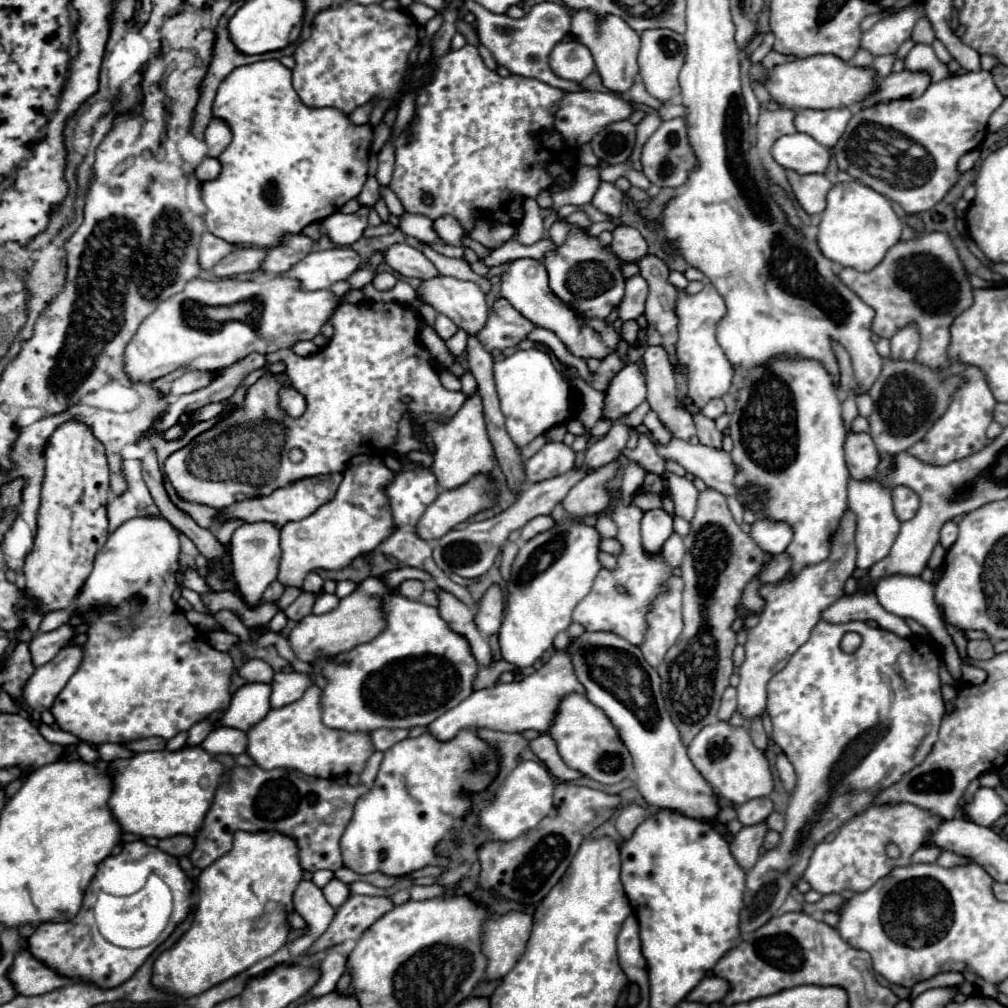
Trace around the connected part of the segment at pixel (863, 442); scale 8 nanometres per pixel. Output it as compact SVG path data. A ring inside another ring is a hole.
M847 430L845 460L847 460L847 468L853 478L869 480L875 476L875 468L877 468L881 456L869 434L865 434L865 432L857 434L857 432Z

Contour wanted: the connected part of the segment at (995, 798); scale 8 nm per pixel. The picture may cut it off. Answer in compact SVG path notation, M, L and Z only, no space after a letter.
M979 788L973 802L967 804L965 814L973 818L975 824L979 826L991 826L999 816L1003 816L1007 812L1007 804L1005 800L993 790L993 788Z

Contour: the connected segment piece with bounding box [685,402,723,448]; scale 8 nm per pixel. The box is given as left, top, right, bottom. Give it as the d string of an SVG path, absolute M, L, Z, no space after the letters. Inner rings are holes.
M691 402L691 404L685 404L685 410L693 416L695 420L695 428L697 428L697 436L701 440L701 444L705 446L713 446L713 448L721 448L721 432L715 428L715 422L705 418L701 414L701 410Z

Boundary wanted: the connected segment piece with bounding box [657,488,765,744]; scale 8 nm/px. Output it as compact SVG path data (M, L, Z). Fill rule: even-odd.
M711 488L699 492L697 512L689 524L691 532L683 540L687 552L681 564L681 578L685 582L685 628L677 642L669 648L665 660L657 666L665 708L677 726L683 744L689 744L709 722L717 722L719 702L733 674L731 656L737 640L731 624L737 618L735 606L741 602L745 584L765 562L765 552L735 524L727 498L721 492Z

